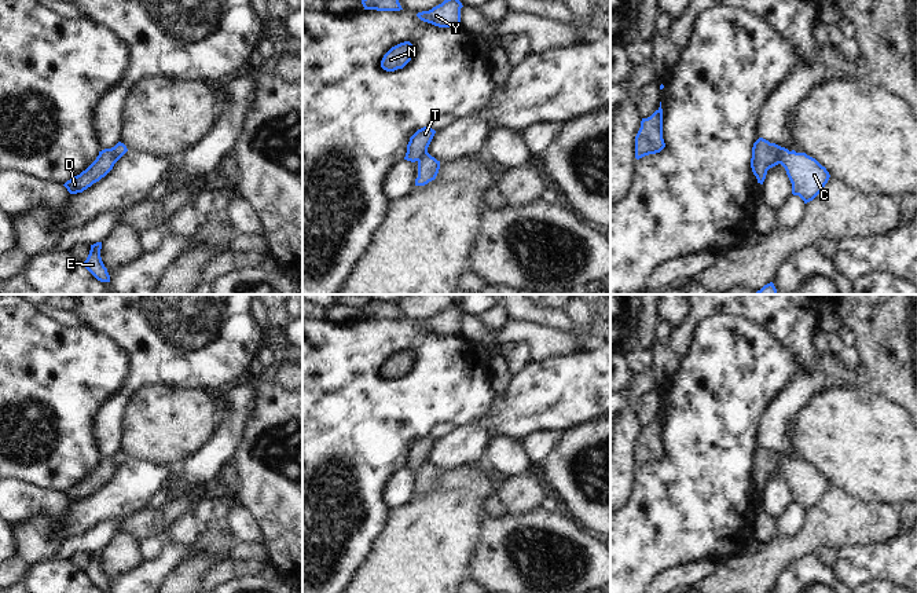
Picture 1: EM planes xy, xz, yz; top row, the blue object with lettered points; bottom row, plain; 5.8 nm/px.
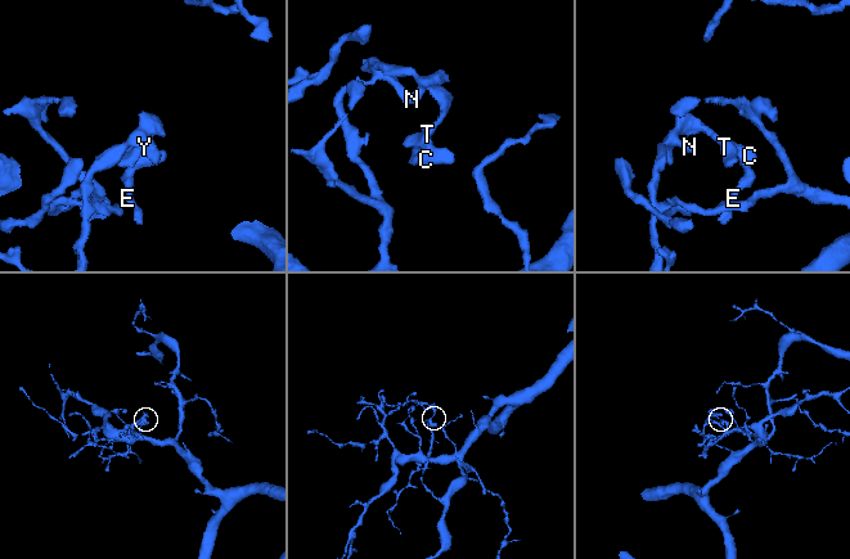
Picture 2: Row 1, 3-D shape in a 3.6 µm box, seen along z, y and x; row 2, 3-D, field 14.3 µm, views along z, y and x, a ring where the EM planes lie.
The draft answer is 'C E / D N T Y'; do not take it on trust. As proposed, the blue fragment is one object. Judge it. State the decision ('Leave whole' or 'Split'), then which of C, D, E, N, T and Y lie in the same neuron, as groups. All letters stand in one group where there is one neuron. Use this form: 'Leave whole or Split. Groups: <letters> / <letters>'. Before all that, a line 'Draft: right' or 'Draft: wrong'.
Draft: right
Split. Groups: C E / D N T Y

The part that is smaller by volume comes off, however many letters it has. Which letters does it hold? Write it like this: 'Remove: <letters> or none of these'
Remove: C, E

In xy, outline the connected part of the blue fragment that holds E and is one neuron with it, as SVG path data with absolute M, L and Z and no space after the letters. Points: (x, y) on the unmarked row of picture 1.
M102 550L91 553L89 563L84 570L85 576L100 590L110 590L110 583L100 565Z

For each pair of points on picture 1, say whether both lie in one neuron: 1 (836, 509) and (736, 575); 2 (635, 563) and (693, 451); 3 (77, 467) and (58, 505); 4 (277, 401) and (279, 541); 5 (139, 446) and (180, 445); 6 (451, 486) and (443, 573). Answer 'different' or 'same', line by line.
1: same
2: same
3: different
4: same
5: same
6: same

